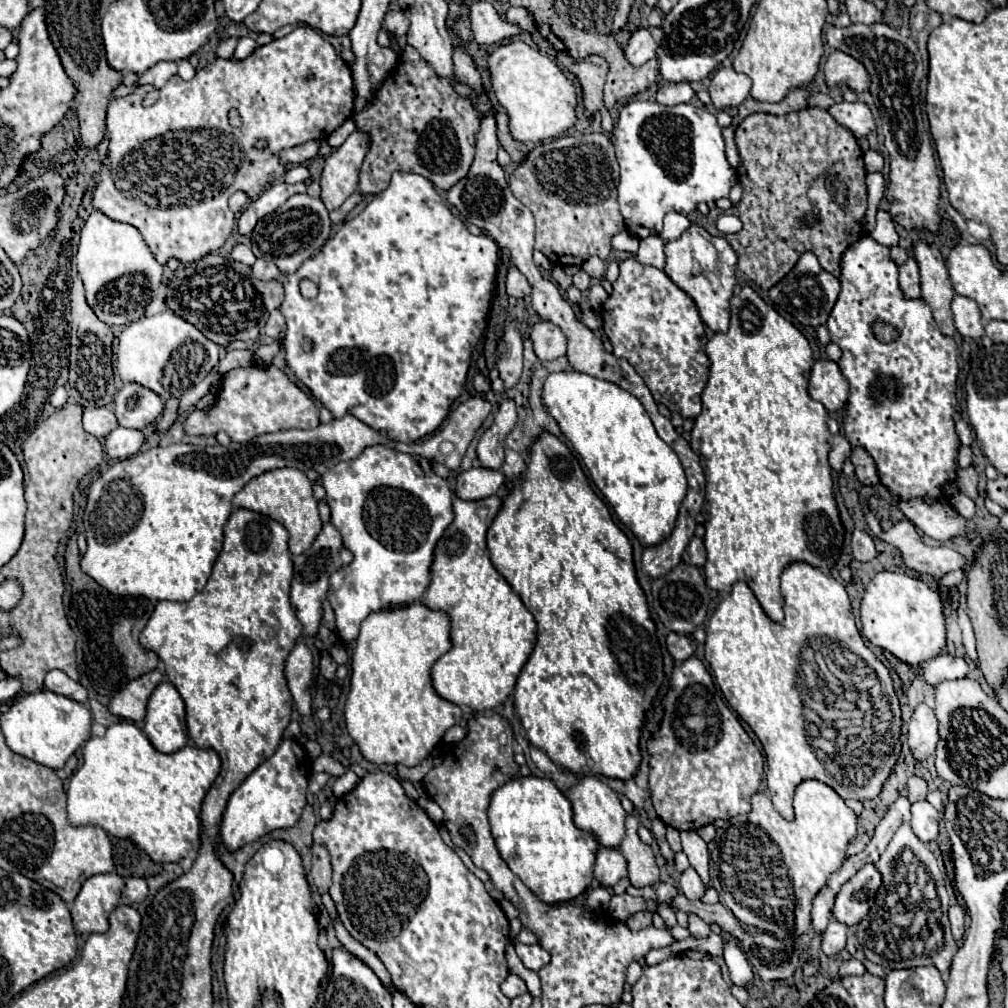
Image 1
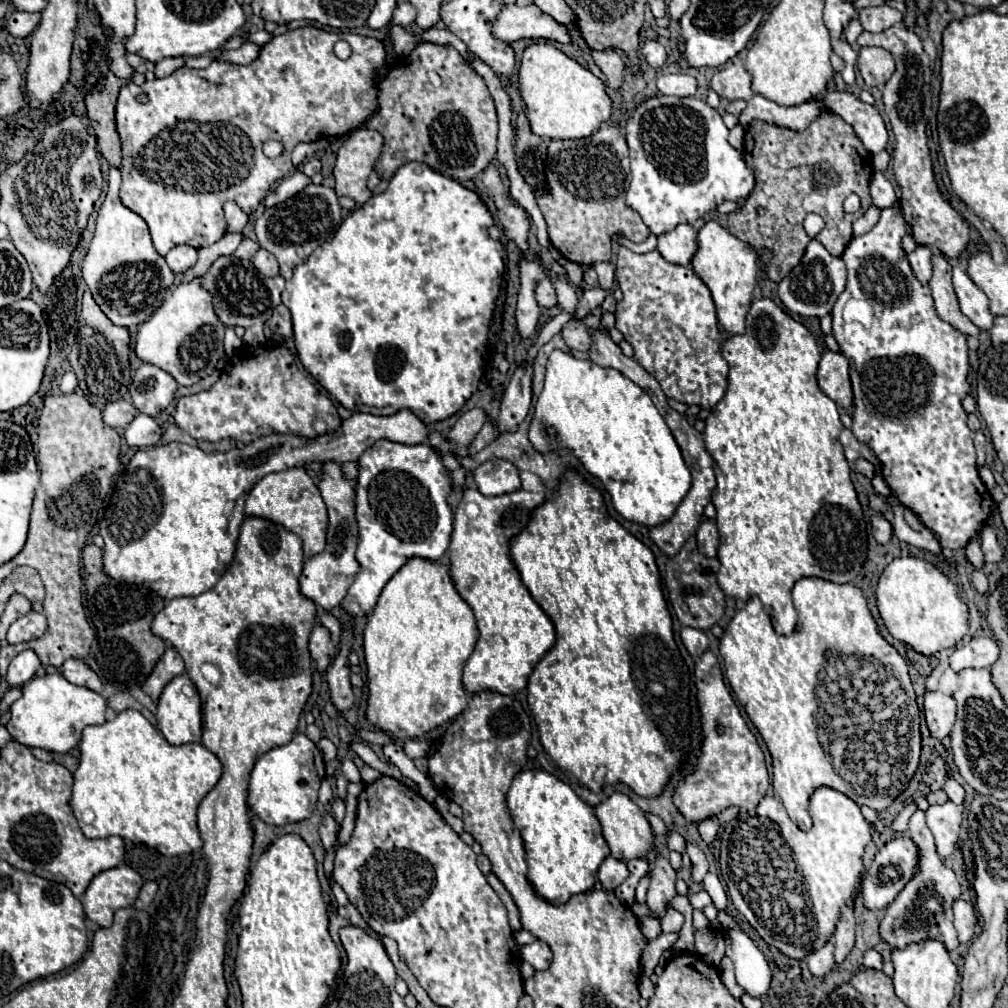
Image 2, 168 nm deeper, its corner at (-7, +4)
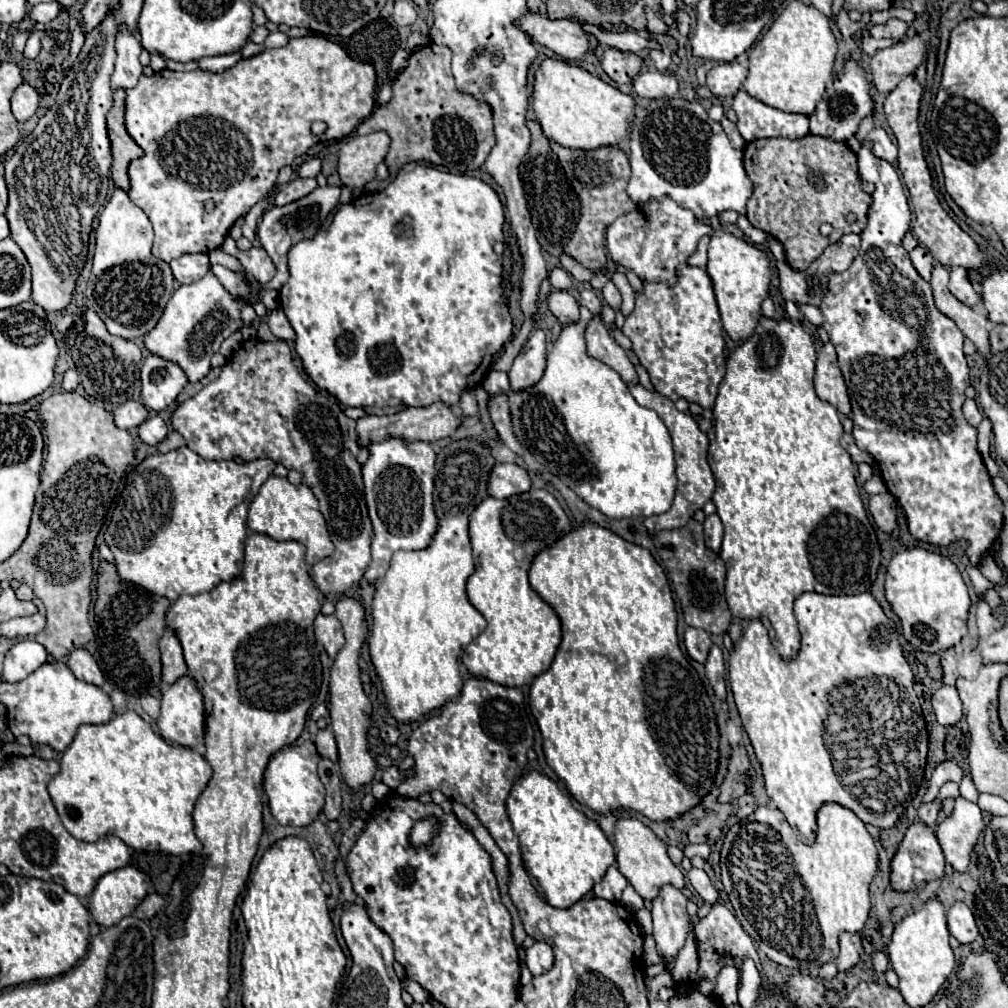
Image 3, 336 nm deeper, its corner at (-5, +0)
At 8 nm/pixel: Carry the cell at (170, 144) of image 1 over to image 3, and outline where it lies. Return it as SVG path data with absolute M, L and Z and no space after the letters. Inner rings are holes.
M306 35L306 37L296 37L290 39L288 45L278 47L278 49L264 49L262 53L250 57L250 59L242 59L238 61L234 67L222 71L222 73L210 73L210 71L190 71L190 73L176 73L176 71L158 71L152 77L142 75L138 85L132 89L126 89L126 131L128 135L136 141L138 147L144 149L144 157L134 159L128 167L128 175L130 175L130 199L146 213L146 217L150 219L152 227L154 227L154 245L152 245L152 253L162 259L162 261L172 261L180 255L186 253L210 253L214 249L218 249L224 241L224 237L228 235L228 229L234 225L234 221L238 217L244 217L260 199L264 199L276 185L278 179L278 171L286 165L292 165L292 161L300 155L304 155L312 145L316 145L318 141L332 141L332 139L342 139L348 137L376 107L374 103L374 91L376 91L376 71L370 63L362 63L352 59L346 49L334 41L330 41L328 37L322 35ZM312 121L324 121L328 125L328 129L322 135L312 135L310 125ZM212 199L214 201L214 211L206 211L204 203Z

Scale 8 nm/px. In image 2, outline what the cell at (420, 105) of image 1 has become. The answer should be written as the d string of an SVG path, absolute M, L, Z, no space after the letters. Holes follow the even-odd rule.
M426 41L418 43L416 49L404 57L402 63L396 65L386 79L380 81L378 111L364 123L364 127L374 129L384 137L384 149L376 163L376 171L382 179L392 179L396 169L408 161L422 161L438 173L464 183L484 171L496 157L498 121L492 95L484 79L470 65L466 65L464 57L450 45L446 47ZM428 73L436 73L440 77L440 85L432 85Z

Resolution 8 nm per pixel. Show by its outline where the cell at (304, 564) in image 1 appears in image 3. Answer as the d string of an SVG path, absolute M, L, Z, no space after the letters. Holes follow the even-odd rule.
M250 341L242 349L238 349L222 367L222 373L216 381L176 407L176 411L172 413L172 427L186 439L186 445L204 459L220 461L240 455L244 461L252 461L258 457L270 457L288 469L300 471L304 475L304 483L320 501L320 513L328 523L328 531L336 547L334 555L312 565L312 581L324 597L340 597L342 593L350 591L354 583L360 583L364 569L370 563L372 527L362 491L362 473L356 461L356 455L360 451L354 431L356 421L344 415L336 397L328 397L326 391L316 389L300 377L286 341Z

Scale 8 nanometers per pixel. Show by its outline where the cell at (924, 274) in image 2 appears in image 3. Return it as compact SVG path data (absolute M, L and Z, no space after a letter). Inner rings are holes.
M918 245L914 251L910 251L910 259L912 259L912 265L918 271L918 275L924 281L928 281L930 279L930 271L932 271L932 261L934 261L932 255L930 255L930 251L926 247Z

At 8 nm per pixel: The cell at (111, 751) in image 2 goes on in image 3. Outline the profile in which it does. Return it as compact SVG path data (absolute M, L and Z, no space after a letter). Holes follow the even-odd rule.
M126 711L104 725L80 725L72 745L62 755L60 773L52 779L48 791L64 827L78 841L94 843L104 835L114 835L136 851L182 855L202 849L202 843L194 835L192 811L210 779L212 767L200 753L190 747L166 743L140 715Z

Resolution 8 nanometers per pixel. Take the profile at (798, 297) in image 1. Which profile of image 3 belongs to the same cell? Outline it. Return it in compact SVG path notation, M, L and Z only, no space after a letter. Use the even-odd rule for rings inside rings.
M850 233L844 235L838 243L830 245L828 249L824 249L824 253L812 261L812 265L806 271L794 271L792 267L788 267L788 263L782 259L776 263L778 273L780 273L780 293L784 301L792 301L796 305L814 305L820 307L824 295L828 293L828 283L830 283L830 275L834 273L842 273L850 267L850 263L854 261L854 257L858 255L858 247L860 247L862 235L860 233Z

